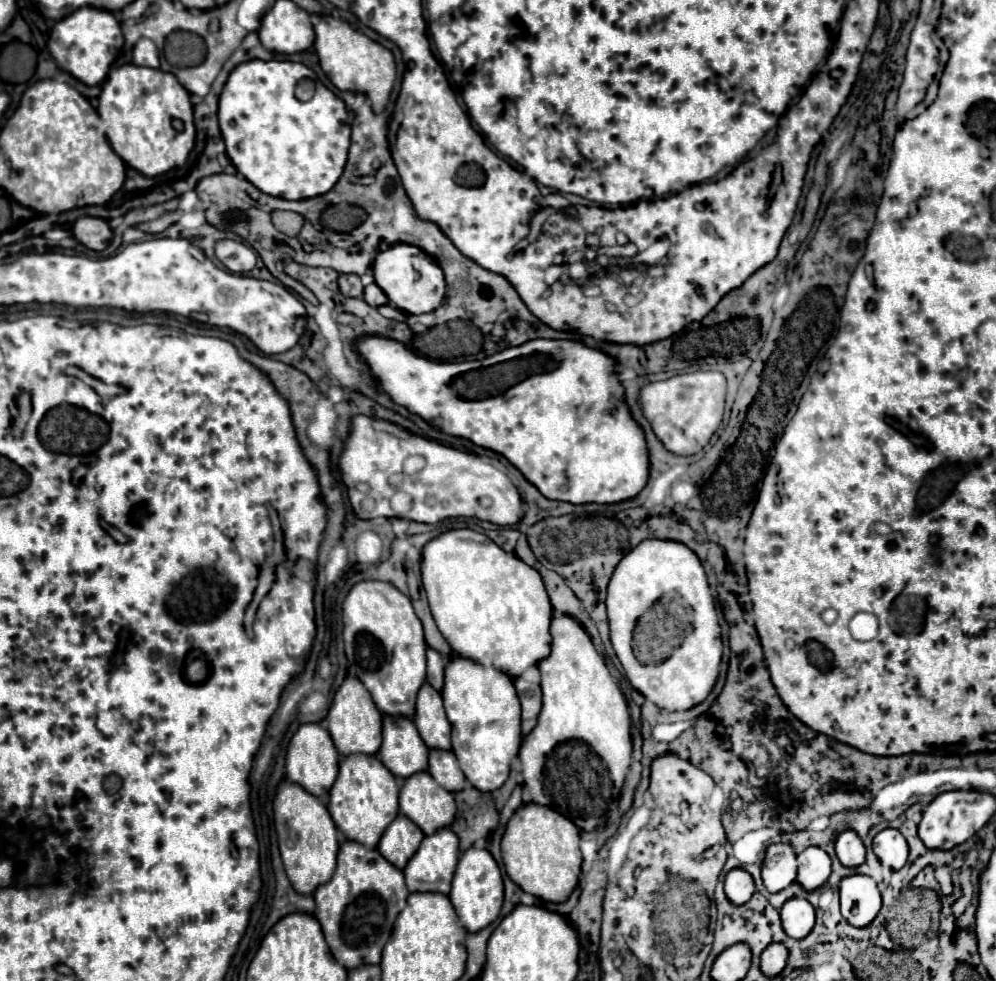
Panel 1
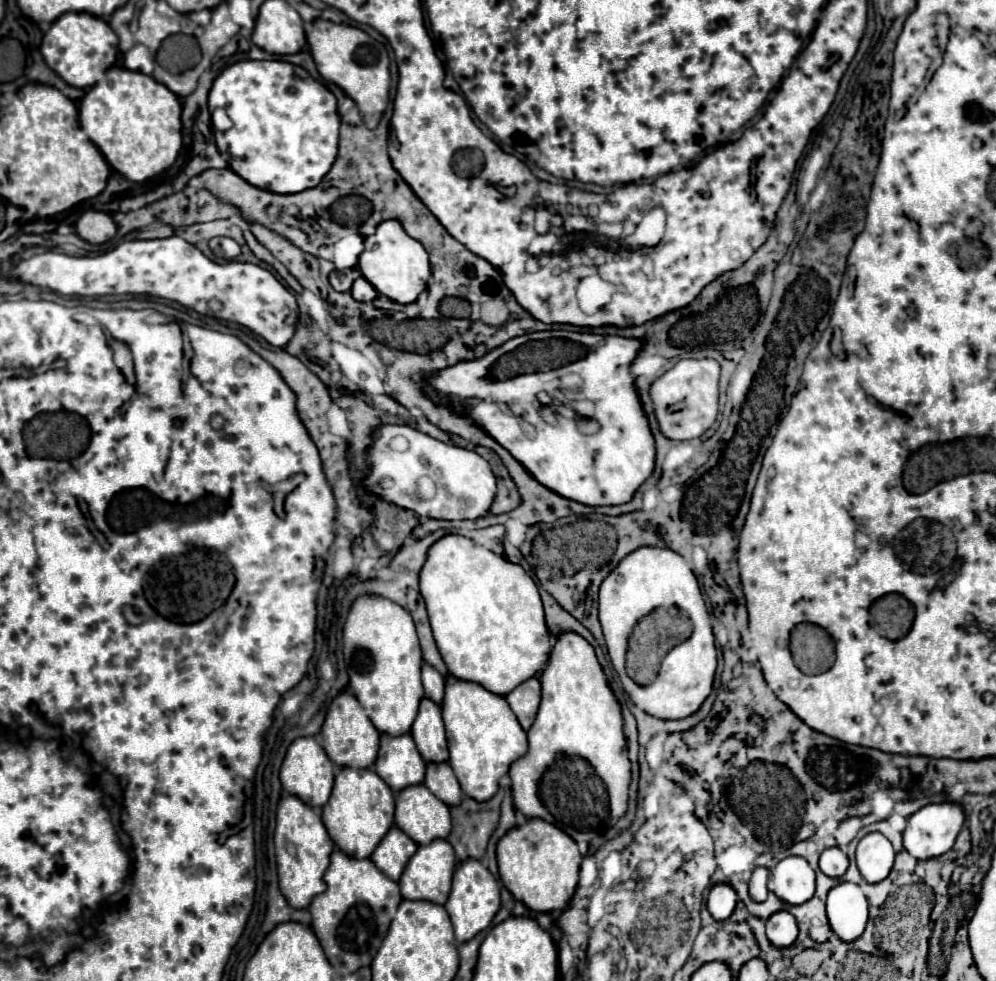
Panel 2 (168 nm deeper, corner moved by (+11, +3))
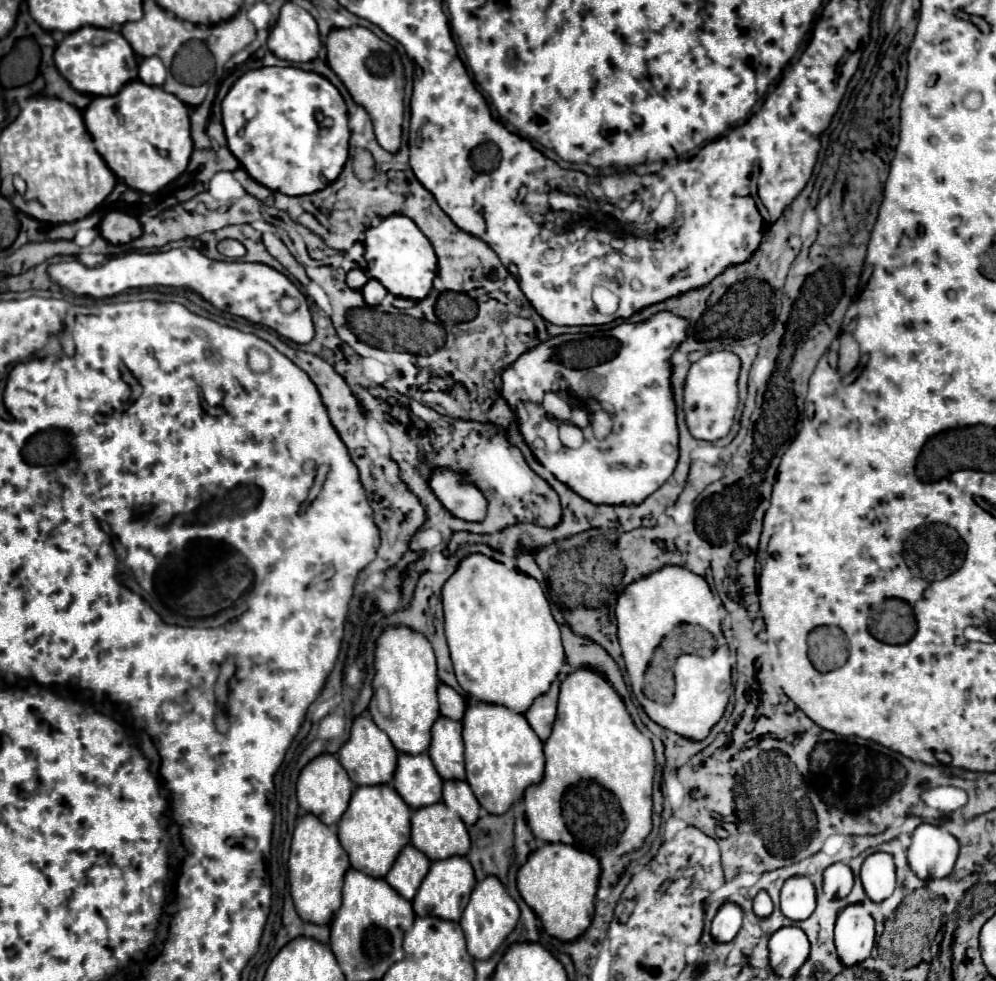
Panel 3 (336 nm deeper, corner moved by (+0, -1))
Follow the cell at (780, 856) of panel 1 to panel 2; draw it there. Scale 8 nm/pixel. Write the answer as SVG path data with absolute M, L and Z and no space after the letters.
M756 868L752 878L750 878L750 898L754 902L764 902L768 896L768 870L766 868Z

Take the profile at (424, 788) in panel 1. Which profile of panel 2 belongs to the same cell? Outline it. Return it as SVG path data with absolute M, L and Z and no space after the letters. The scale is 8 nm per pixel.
M424 784L408 786L396 796L396 826L408 834L416 844L430 844L434 838L446 840L450 834L450 808L434 798L430 790L426 790Z

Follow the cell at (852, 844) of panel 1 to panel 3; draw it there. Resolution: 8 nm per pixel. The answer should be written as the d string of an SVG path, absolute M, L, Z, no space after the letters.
M845 862L829 866L823 874L823 890L829 898L845 898L853 888L853 870Z

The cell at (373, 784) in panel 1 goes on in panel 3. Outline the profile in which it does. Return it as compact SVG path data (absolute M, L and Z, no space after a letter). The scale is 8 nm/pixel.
M391 784L357 786L345 814L337 824L339 842L349 854L351 866L369 876L383 878L403 846L409 844L409 818L411 808Z

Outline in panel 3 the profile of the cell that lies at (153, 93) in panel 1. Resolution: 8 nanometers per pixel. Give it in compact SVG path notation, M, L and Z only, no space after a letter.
M131 80L115 96L95 96L83 118L97 152L129 188L153 194L185 172L193 150L187 106L163 88Z

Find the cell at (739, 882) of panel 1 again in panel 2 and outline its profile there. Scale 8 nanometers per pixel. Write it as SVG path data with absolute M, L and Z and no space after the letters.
M716 884L710 888L706 906L708 906L708 912L712 914L712 918L722 922L722 920L728 920L732 916L736 902L738 902L738 896L734 894L732 886Z

